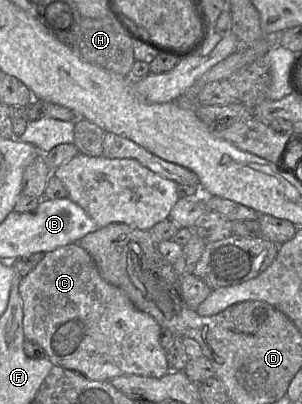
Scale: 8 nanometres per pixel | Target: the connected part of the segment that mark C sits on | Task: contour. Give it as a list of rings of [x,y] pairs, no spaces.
[[[77,243],[60,246],[53,251],[44,253],[37,266],[29,274],[20,279],[18,288],[23,304],[23,330],[25,337],[42,347],[47,359],[53,365],[76,371],[92,381],[109,381],[114,377],[123,375],[160,378],[170,371],[166,352],[160,345],[160,331],[162,328],[153,317],[139,311],[121,289],[105,281],[100,275],[92,257]]]

